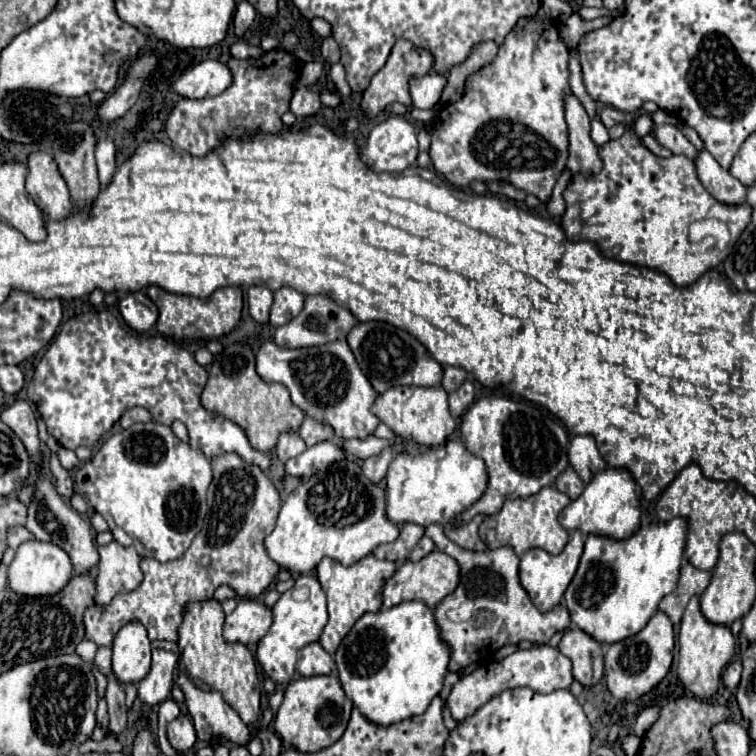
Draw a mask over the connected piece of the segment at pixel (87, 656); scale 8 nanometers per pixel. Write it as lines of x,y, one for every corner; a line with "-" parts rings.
83,640
83,642
79,642
79,646
77,646
77,654
79,654
83,660
87,660
89,664
93,662
95,652
97,652
97,646
95,646
91,640

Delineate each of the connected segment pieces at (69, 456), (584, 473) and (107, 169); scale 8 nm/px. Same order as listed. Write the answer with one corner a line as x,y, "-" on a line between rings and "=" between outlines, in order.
61,446
59,452
57,452
57,456
59,456
59,462
61,462
61,466
63,466
65,470
71,470
71,468
75,468
75,466
79,464
75,452
69,450
69,448
63,448
63,446
=
573,436
569,446
569,462
585,482
591,472
599,472
599,468
605,468
605,460
601,458
593,436
=
103,138
97,142
97,168
99,168
101,188
105,188
113,178
115,154
117,154
117,148
115,148
111,138

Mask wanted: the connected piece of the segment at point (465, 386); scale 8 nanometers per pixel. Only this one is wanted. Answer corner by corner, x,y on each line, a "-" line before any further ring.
465,380
455,392
449,394
449,410
453,418
461,418
465,414
465,410
473,404
475,398
475,390
473,384
469,380

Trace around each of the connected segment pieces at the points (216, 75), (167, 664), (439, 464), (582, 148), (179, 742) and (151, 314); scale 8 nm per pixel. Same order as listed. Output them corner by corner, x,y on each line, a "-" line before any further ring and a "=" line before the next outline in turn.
205,60
183,72
171,90
181,98
207,98
217,96
231,84
229,68
219,60
=
155,648
155,650
153,650
151,670
149,670
147,676
145,676
143,680
139,680
139,684
137,684
139,700
141,700
143,704
149,704
149,706
161,704
161,702
171,694
175,668
177,668
177,654
=
447,440
435,448
403,450
387,470
387,518
395,524
447,524
481,498
487,488
485,462
471,454
463,440
=
575,96
565,100
565,118
569,124
569,160
567,170
591,178
601,172
603,162
599,146
589,136
589,116
=
187,714
177,716
167,724
167,740
177,752
187,752
193,748
197,736
193,728
193,720
=
143,290
123,296
119,302
119,310
123,320
137,332
147,332
157,322
159,316
157,306

